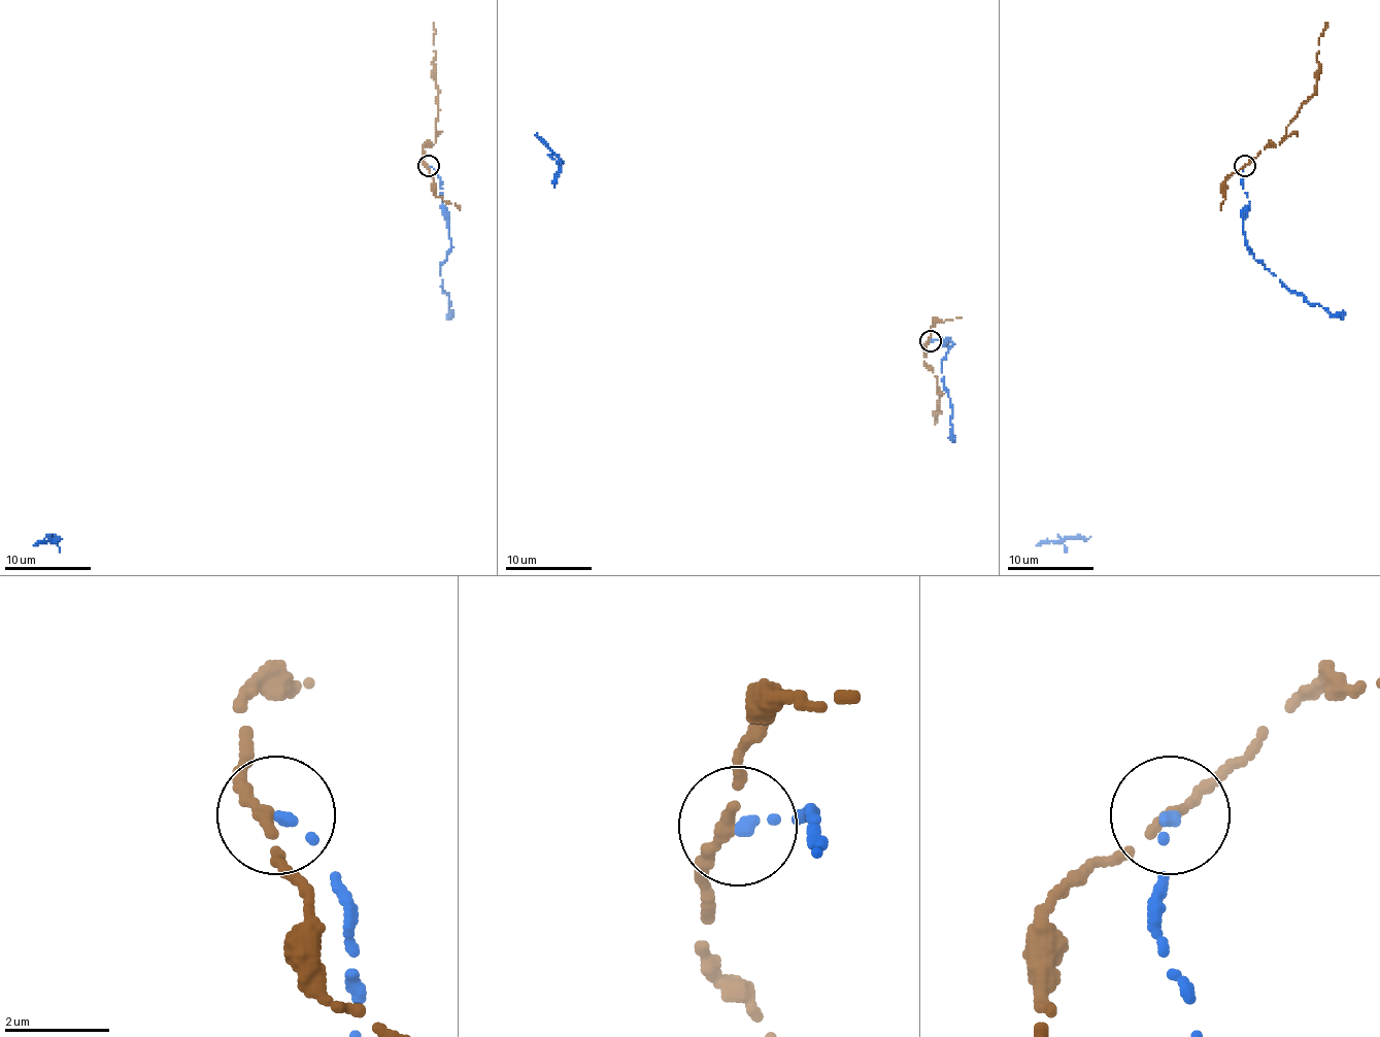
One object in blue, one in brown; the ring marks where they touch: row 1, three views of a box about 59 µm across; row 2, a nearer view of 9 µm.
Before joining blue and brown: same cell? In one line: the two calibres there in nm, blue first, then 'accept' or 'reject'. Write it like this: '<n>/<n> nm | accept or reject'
180/200 nm | reject

